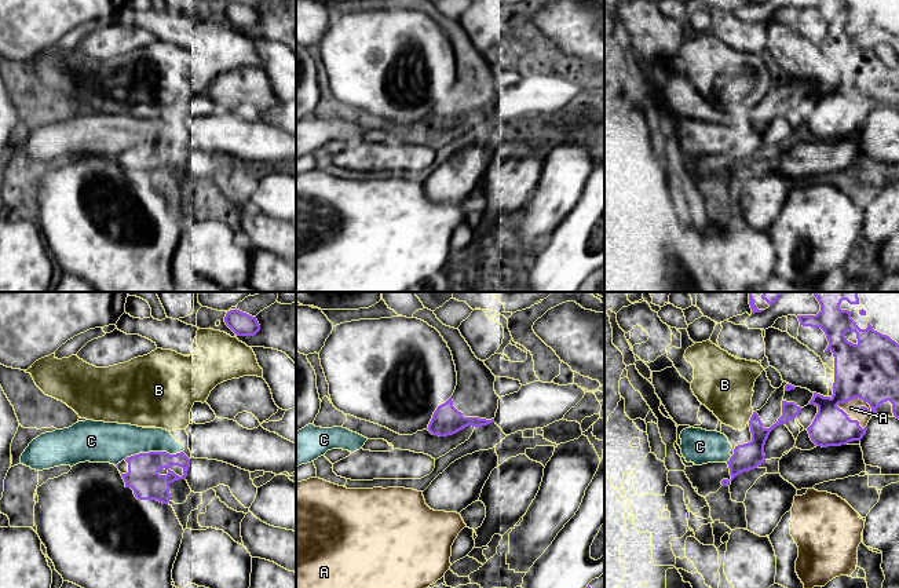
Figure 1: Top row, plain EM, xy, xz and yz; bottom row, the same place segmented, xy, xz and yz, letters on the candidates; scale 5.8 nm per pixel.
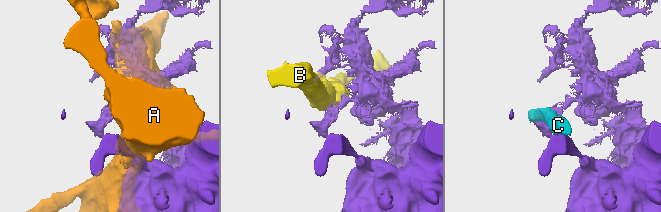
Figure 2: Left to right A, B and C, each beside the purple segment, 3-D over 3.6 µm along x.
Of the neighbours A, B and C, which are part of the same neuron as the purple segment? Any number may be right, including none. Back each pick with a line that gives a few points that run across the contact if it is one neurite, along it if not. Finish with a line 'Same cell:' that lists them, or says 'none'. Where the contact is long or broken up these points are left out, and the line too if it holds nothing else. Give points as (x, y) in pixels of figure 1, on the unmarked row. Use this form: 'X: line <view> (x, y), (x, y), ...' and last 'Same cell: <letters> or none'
Same cell: none

